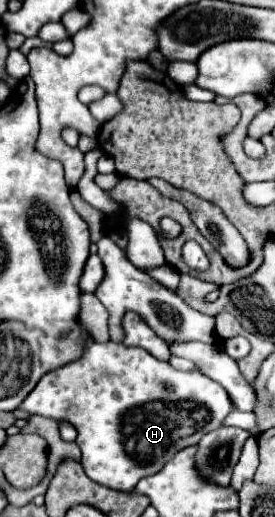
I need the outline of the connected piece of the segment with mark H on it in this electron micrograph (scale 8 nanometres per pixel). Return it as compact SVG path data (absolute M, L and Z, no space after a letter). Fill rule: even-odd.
M93 341L81 359L43 375L19 409L29 415L43 415L73 425L77 429L75 443L81 449L81 465L87 477L115 491L133 491L139 479L155 475L179 451L197 445L203 435L219 429L233 407L223 387L199 371L177 371L171 363L155 359L141 347Z

